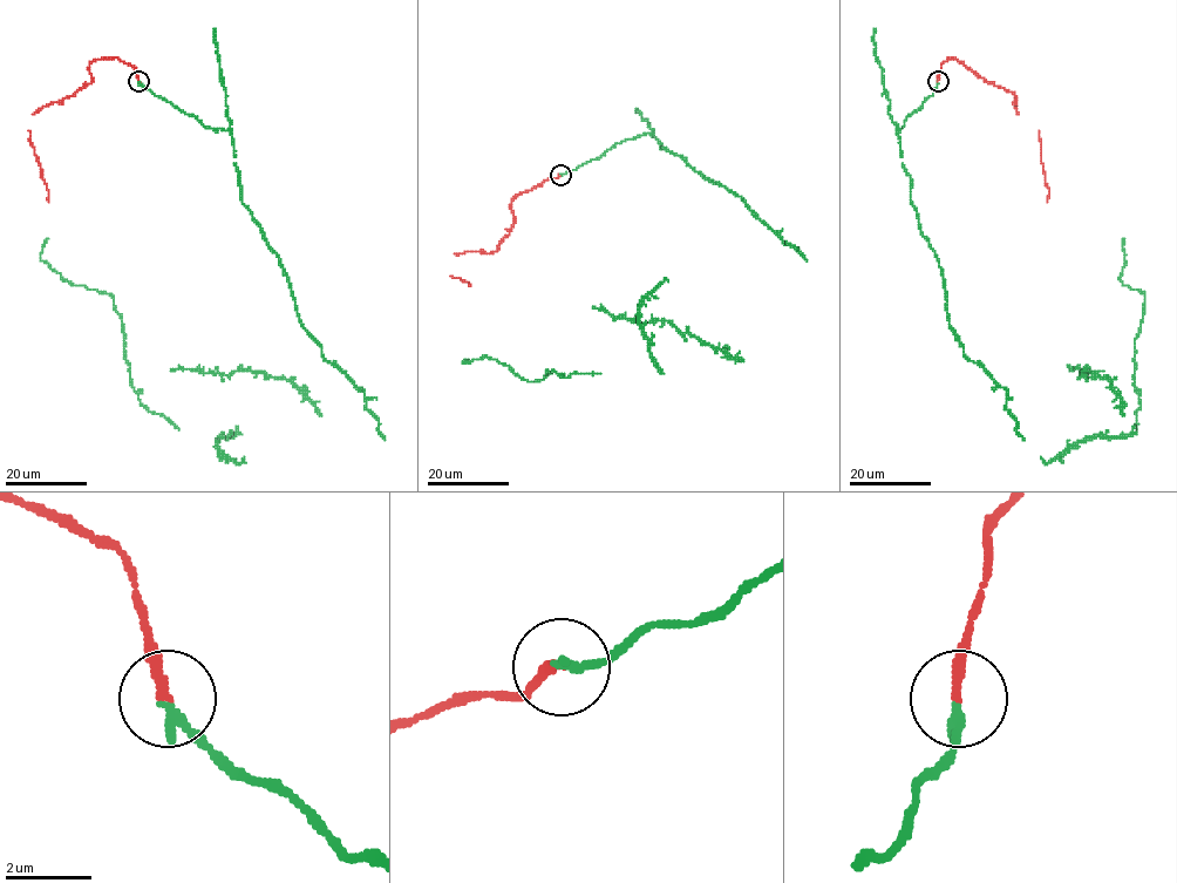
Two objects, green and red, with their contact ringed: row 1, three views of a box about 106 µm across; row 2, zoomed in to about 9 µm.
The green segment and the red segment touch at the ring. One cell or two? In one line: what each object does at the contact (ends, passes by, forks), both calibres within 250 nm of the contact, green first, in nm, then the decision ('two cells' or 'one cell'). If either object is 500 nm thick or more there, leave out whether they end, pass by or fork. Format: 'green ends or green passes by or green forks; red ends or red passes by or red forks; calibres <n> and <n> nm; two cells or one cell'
green ends; red ends; calibres 240 and 220 nm; one cell

